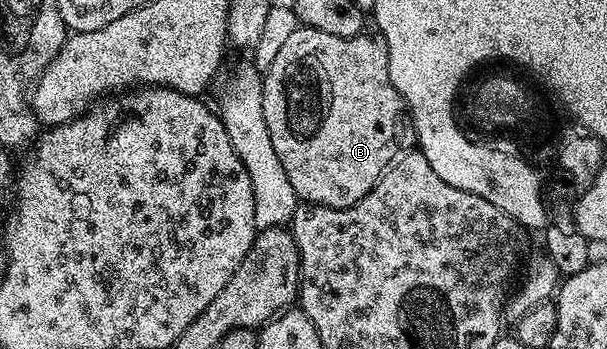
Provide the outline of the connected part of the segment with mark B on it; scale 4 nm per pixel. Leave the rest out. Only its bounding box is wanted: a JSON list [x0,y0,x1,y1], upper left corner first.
[262,27,416,209]

